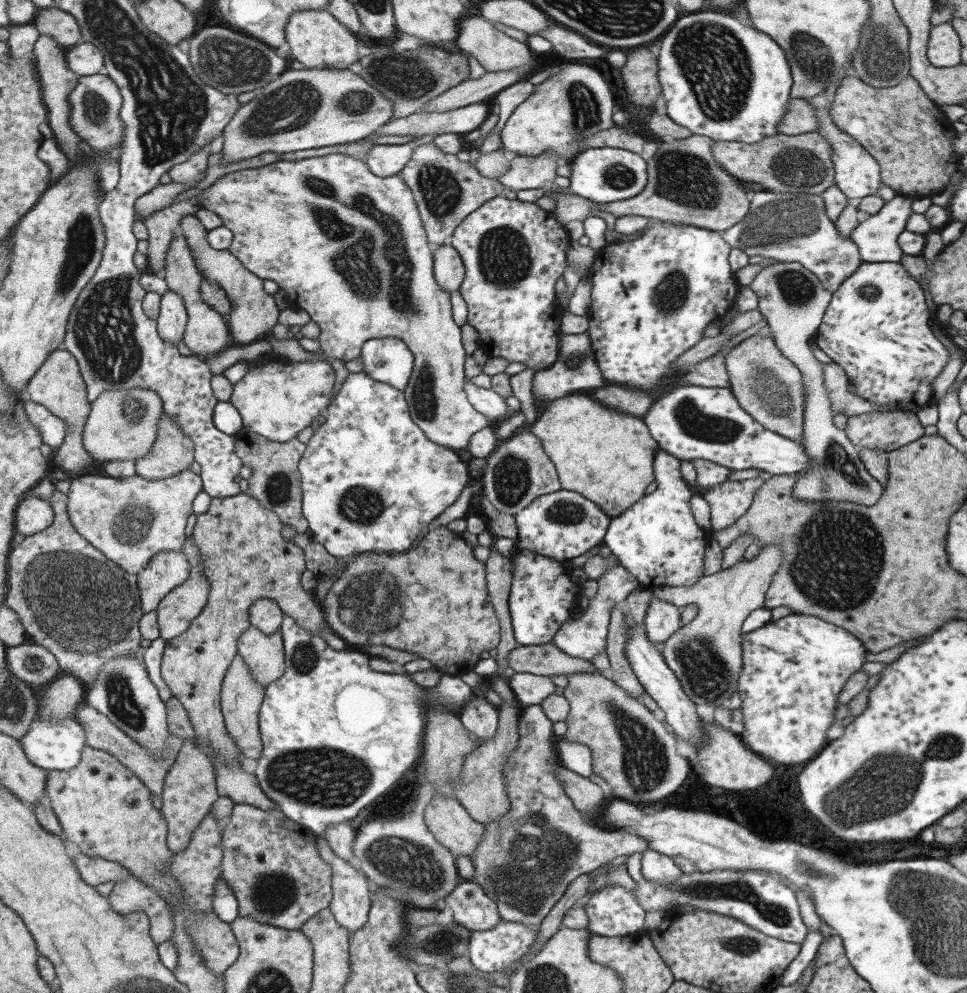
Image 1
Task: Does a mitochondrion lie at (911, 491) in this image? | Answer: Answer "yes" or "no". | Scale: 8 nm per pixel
no

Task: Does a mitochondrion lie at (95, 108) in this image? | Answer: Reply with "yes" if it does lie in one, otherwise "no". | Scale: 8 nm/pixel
yes

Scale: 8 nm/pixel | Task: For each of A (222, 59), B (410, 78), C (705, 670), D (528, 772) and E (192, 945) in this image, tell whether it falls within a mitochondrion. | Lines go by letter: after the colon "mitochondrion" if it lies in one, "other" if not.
A: mitochondrion
B: mitochondrion
C: mitochondrion
D: other
E: other

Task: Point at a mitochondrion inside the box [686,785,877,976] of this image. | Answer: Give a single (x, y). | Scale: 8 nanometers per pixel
(746, 946)

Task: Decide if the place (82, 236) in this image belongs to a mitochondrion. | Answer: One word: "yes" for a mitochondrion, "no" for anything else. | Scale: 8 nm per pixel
yes

